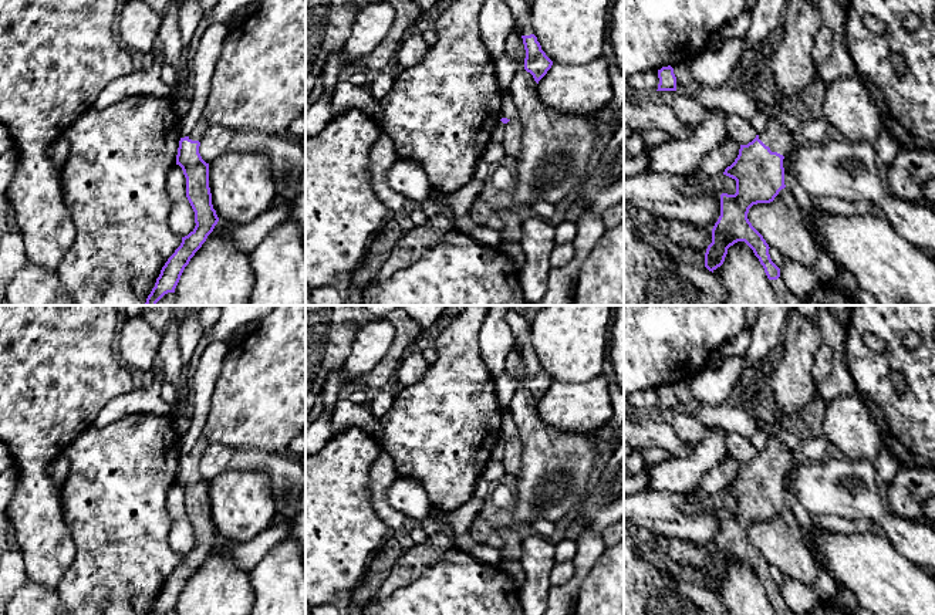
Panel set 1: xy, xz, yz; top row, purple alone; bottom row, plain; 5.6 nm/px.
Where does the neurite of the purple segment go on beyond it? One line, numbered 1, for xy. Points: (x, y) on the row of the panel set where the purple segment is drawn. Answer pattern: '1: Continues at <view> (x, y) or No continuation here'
1: Continues at xy (199, 128)

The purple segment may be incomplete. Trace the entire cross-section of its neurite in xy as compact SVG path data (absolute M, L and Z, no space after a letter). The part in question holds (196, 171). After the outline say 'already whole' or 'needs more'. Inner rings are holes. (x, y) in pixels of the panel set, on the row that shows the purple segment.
M200 118L193 125L192 132L179 141L176 165L182 168L186 178L186 197L195 212L196 226L188 236L182 237L180 246L162 267L145 305L156 305L165 294L175 293L185 267L219 222L212 205L209 163L199 153L200 141L207 128L206 122Z; needs more

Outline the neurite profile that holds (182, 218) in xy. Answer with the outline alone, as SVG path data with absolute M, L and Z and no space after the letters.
M173 165L166 178L166 192L172 203L169 226L180 237L193 232L195 212L186 197L186 178L179 165Z

